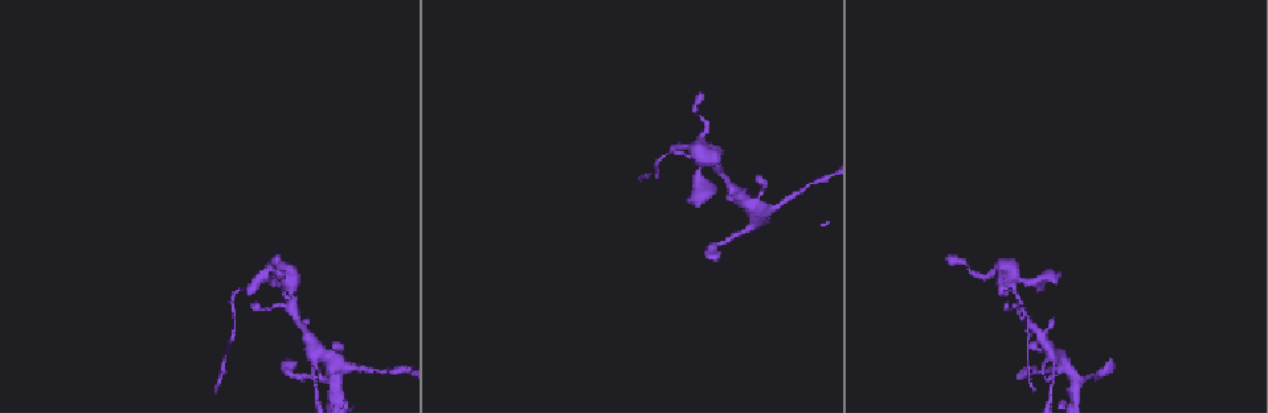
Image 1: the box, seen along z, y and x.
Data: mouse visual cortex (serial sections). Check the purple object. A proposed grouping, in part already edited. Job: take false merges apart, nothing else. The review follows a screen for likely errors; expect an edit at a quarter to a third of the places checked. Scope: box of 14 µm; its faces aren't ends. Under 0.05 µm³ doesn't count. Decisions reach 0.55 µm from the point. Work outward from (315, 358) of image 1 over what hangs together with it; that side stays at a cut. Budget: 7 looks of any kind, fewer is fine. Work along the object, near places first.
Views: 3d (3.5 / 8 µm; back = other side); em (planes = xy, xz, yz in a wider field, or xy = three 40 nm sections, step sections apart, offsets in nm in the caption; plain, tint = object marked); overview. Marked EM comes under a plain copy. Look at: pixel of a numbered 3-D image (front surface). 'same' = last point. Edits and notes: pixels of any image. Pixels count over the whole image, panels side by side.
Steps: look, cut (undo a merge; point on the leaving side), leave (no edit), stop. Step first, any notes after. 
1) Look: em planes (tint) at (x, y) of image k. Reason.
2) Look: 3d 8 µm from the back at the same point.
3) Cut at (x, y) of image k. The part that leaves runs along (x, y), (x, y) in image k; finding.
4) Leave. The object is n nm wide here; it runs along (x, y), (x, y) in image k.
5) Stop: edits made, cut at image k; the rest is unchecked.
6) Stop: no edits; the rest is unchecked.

Look: 3d 3.5 µm at (340, 369) of image 1. Three arms meet.

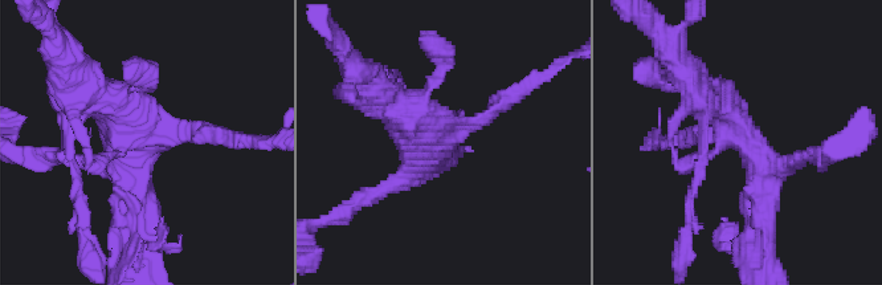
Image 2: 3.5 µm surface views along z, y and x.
Look: em planes (tint) at (453, 132) of image 2. Shape alone is not enough.

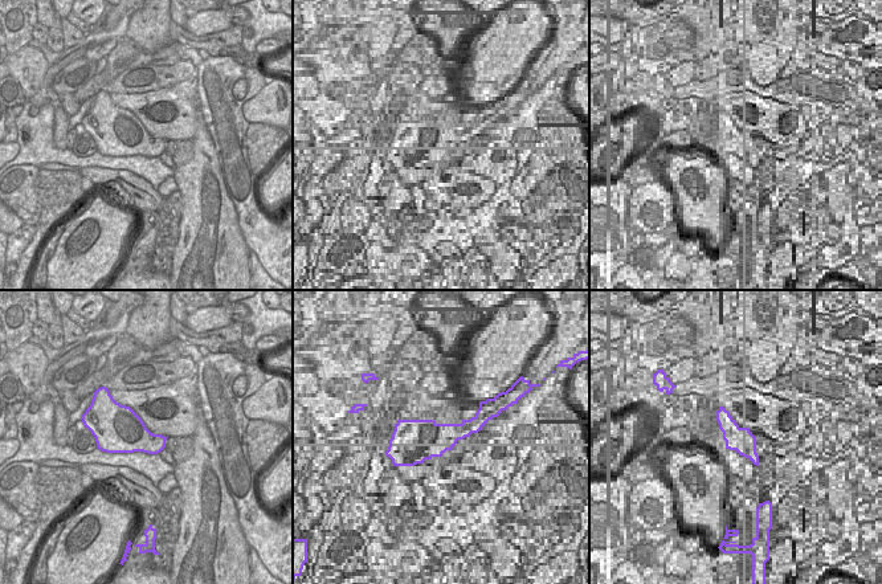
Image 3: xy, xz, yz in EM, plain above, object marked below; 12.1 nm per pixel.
Leave. One cell here.

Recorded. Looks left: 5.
Look: 3d 8 µm from the back at (253, 284) of image 1. Calibre changes.

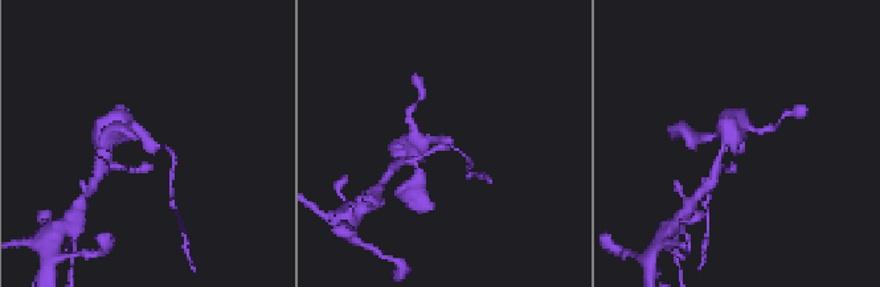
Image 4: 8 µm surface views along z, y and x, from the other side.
Look: 3d 3.5 µm at (744, 144) of image 4. Closer look.

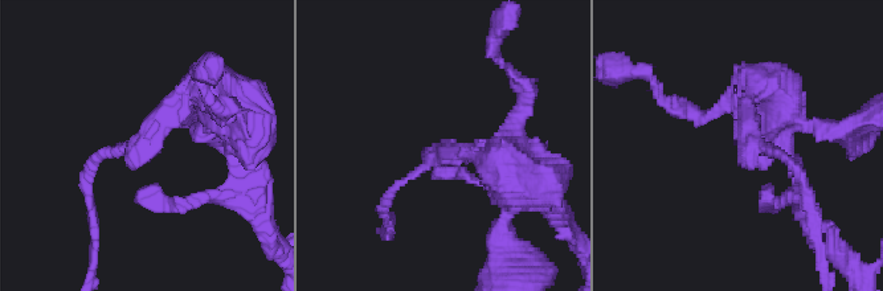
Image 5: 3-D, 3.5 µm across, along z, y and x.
Look: em xy step 3 (tint) at (438, 154) of image 5.

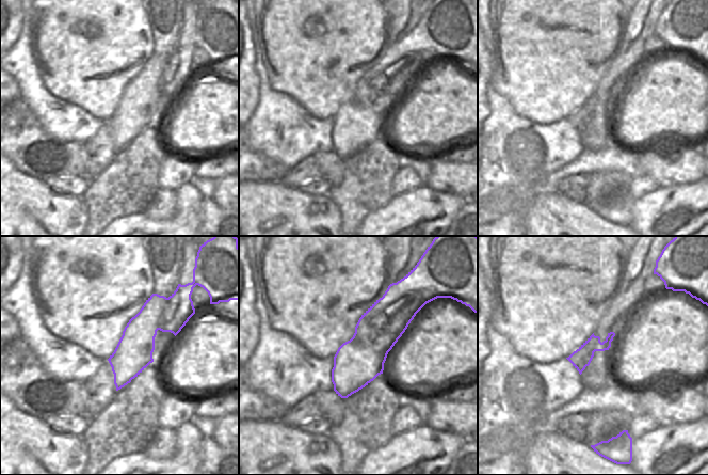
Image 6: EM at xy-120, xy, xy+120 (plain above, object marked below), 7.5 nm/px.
Cut at (385, 204) of image 5. The object is 360 nm wide here; the part that leaves runs along (417, 172), (385, 203), (389, 226) in image 5; a second cell is stuck on.

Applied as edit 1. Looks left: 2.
Look: 3d 3.5 µm at (1048, 277) of image 1.

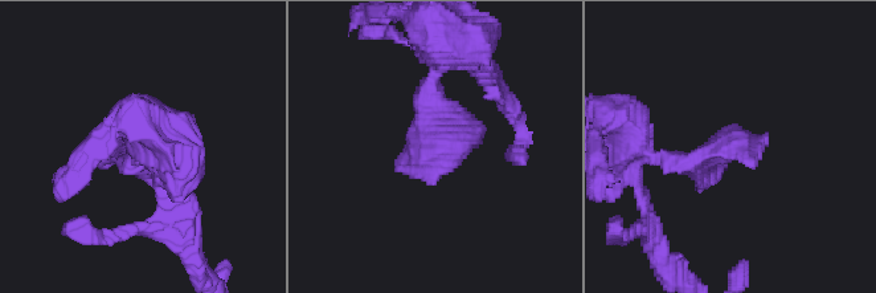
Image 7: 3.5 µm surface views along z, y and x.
Look: em xy step 5 (tint) at (440, 137) of image 7.

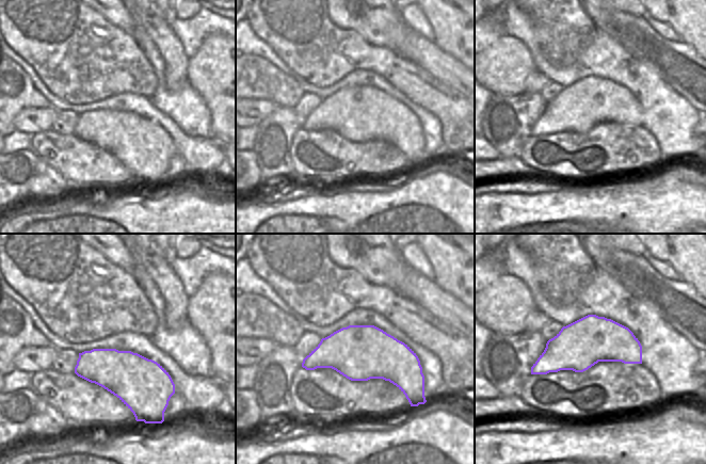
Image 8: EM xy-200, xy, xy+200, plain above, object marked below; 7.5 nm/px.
Leave. It runs along (439, 65), (443, 133), (394, 170) in image 7; continuous, no second cell.

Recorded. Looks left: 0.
Stop: edits made, cut at image 5; the rest is unchecked.

